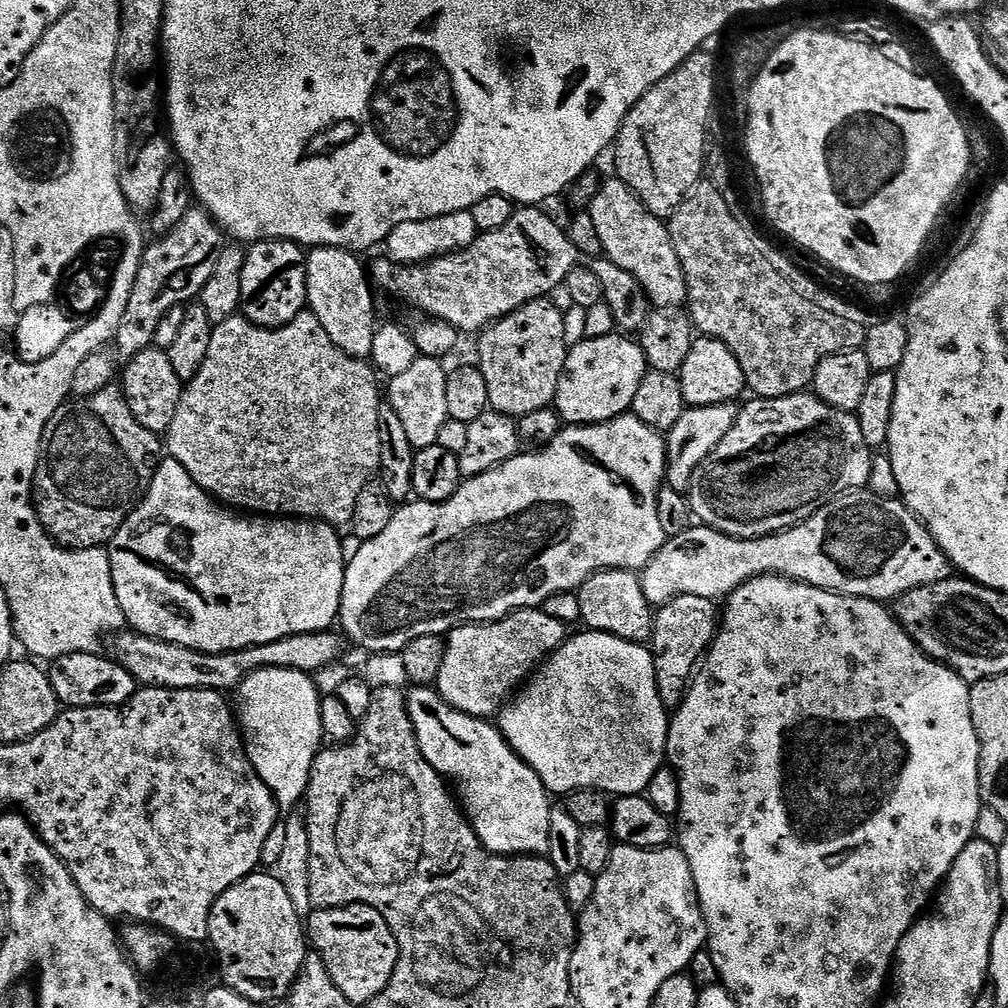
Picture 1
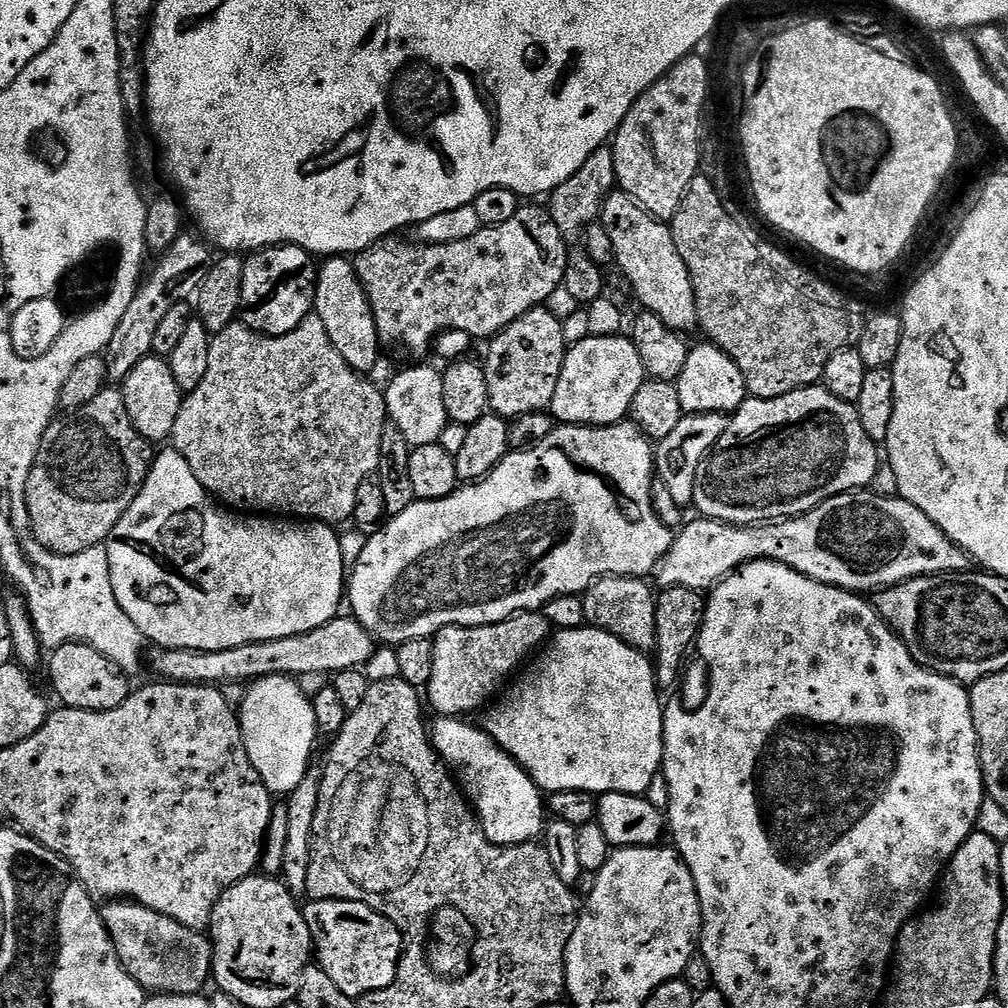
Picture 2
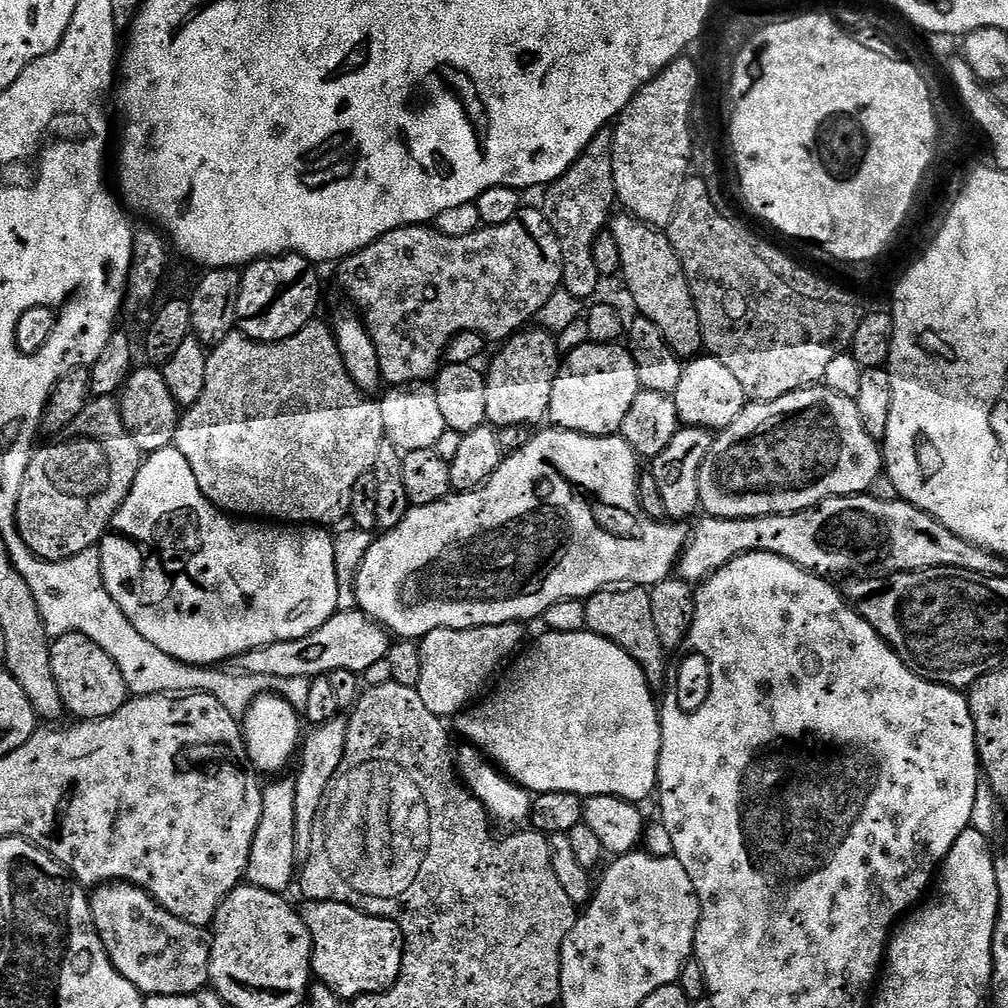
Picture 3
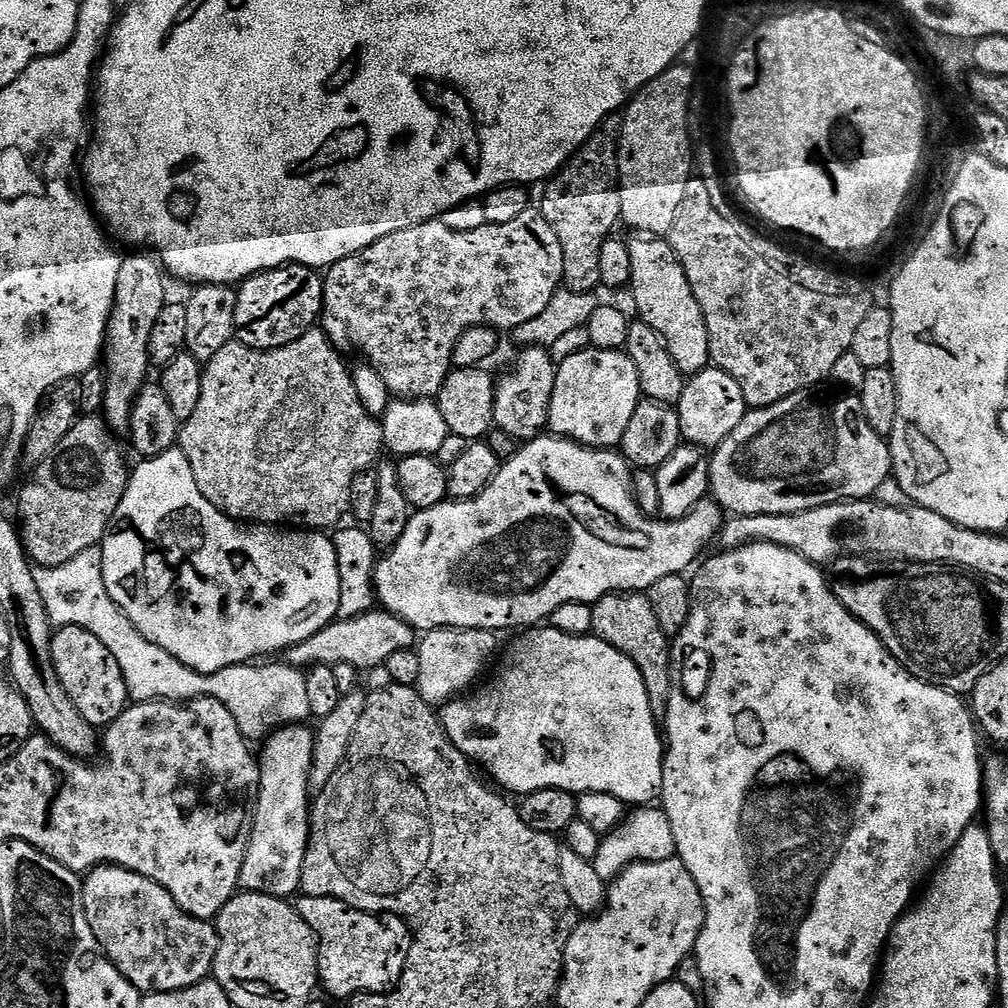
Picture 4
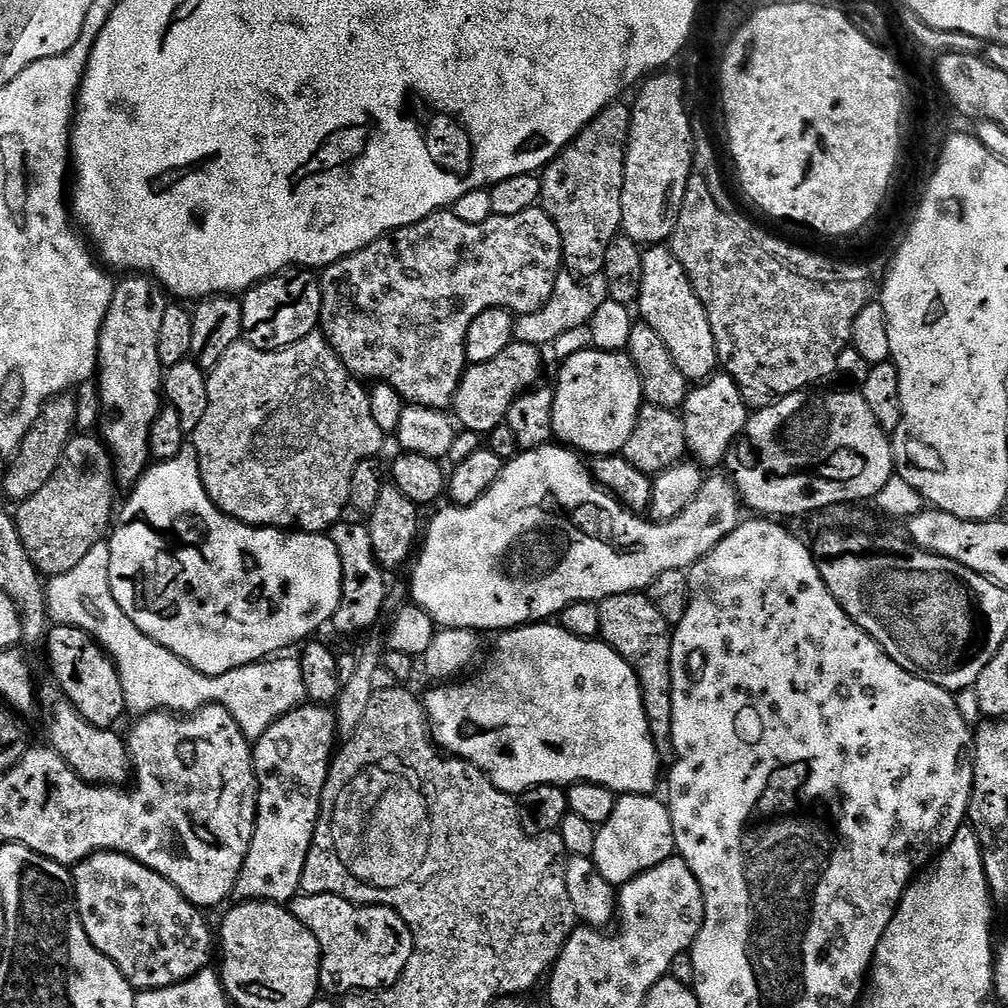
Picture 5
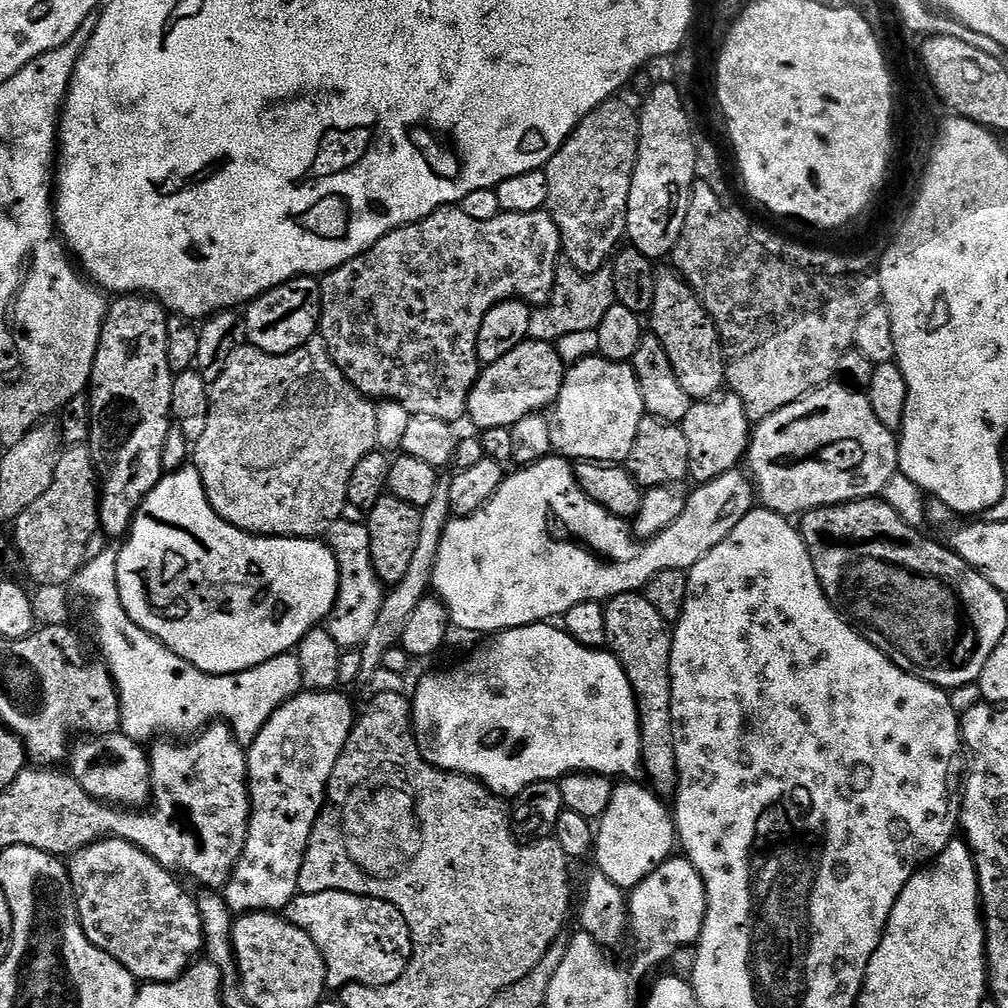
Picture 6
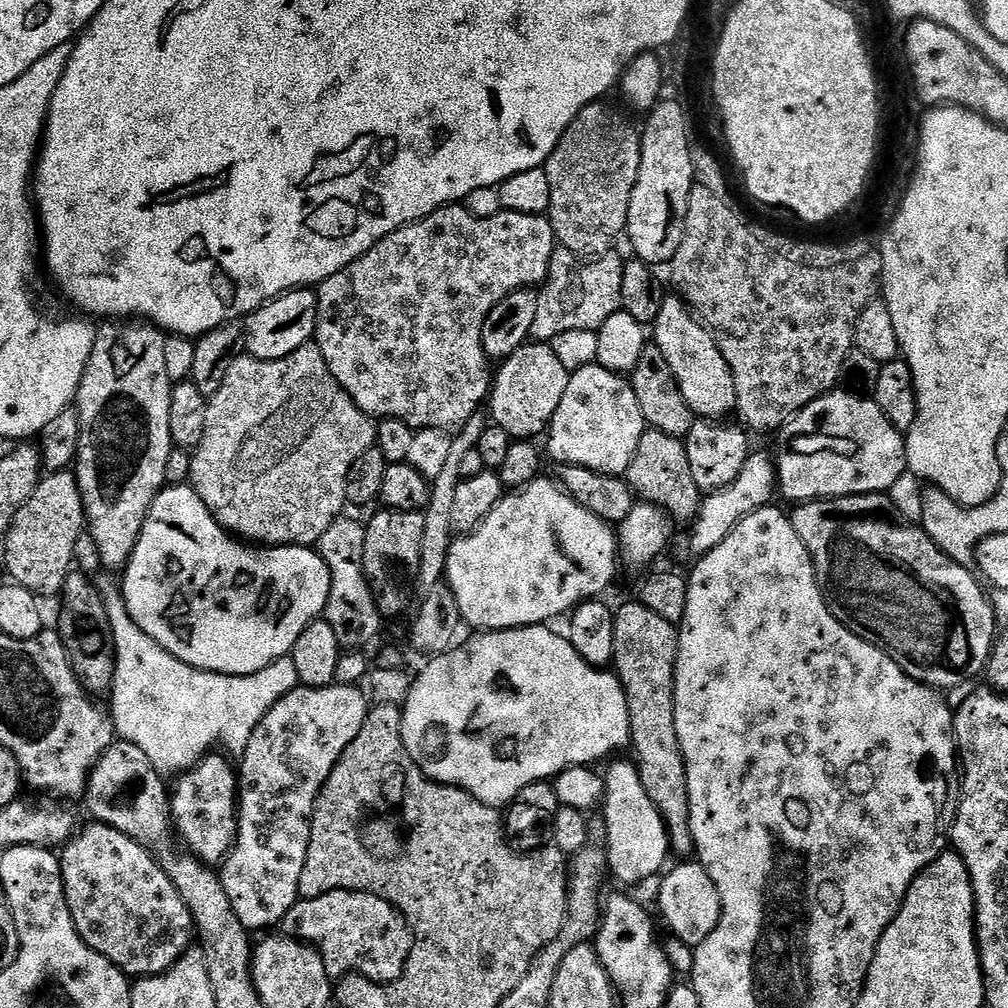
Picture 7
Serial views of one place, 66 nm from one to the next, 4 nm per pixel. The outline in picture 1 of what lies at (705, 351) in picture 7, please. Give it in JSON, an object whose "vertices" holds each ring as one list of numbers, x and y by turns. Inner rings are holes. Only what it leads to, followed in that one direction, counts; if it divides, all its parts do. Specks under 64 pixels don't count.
{"vertices":[[619,178,601,183,597,194,586,208,598,232,603,255,626,270,640,284,649,305,680,310,688,303,688,287,682,264,672,245,668,225,661,217,649,212,648,207,633,194]]}

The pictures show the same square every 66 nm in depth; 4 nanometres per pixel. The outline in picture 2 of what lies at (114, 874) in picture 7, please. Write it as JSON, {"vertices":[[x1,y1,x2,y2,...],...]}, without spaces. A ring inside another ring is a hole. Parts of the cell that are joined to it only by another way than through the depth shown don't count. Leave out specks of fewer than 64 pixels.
{"vertices":[[108,902,103,905,102,919,104,929,116,948,116,956,120,965,143,990,150,994,193,996,199,995,204,986,209,983,212,971,211,951,202,948,206,946,206,936,203,931,189,930,181,924,166,918,135,902]]}

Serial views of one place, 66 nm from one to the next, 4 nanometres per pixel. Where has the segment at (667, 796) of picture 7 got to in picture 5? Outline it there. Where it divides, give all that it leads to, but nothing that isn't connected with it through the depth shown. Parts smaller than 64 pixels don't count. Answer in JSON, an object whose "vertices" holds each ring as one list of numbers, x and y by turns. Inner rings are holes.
{"vertices":[[644,592,614,594,599,601,600,627,599,639,608,644,634,670,642,690,642,706,650,722,650,734,656,744,656,752,661,758,673,755,672,723,674,722,674,698,672,697,672,653,673,625,662,618,658,606,650,602]]}

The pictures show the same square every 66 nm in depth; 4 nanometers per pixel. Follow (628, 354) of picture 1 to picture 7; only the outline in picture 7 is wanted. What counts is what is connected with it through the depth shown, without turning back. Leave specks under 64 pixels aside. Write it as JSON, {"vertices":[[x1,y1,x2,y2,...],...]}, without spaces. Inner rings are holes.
{"vertices":[[587,364,571,373,566,394,562,395,562,402,546,431,546,452,556,459,557,465,586,466,586,470,594,470,603,476,623,477,634,458,634,450,638,450,638,442,642,442,645,430,642,406,638,406,638,398,631,383,621,373,606,370,601,364]]}

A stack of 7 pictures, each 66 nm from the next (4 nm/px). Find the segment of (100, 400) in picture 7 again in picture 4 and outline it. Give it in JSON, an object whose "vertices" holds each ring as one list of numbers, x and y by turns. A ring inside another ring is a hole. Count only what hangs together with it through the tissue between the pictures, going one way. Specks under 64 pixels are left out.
{"vertices":[[136,250,133,256,125,255,118,270,118,286,114,290,112,313,108,319,108,330,104,334,104,351,102,360,106,365,107,388,103,404,103,415,108,418,117,416,121,422,132,415,132,403,140,389,149,379,150,330,158,322,164,305,169,303,166,281,166,269,160,257,148,250]]}

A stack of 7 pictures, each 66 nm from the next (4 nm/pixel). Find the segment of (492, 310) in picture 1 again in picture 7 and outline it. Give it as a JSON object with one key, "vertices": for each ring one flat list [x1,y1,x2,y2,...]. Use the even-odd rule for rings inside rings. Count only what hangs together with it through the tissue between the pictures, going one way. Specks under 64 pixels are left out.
{"vertices":[[459,203,447,205,439,208,434,214,426,218,416,220,412,224,406,224,396,232,392,232,382,242,378,242,362,258,350,262,338,274,326,278,318,286,318,318,316,319,316,335,314,342,322,350,322,358,334,374,334,378,350,394,350,398,361,410,373,418,381,421,386,419,398,419,409,425,409,427,419,430,422,428,433,428,452,434,464,428,466,422,474,413,481,411,480,403,489,399,489,389,493,382,493,373,489,370,490,361,484,353,484,343,482,342,482,330,490,310,502,302,511,292,518,292,521,288,535,289,545,283,547,272,550,270,551,255,557,248,557,240,551,222,547,215,527,216,517,212,507,210,499,212,494,218,474,218]]}

